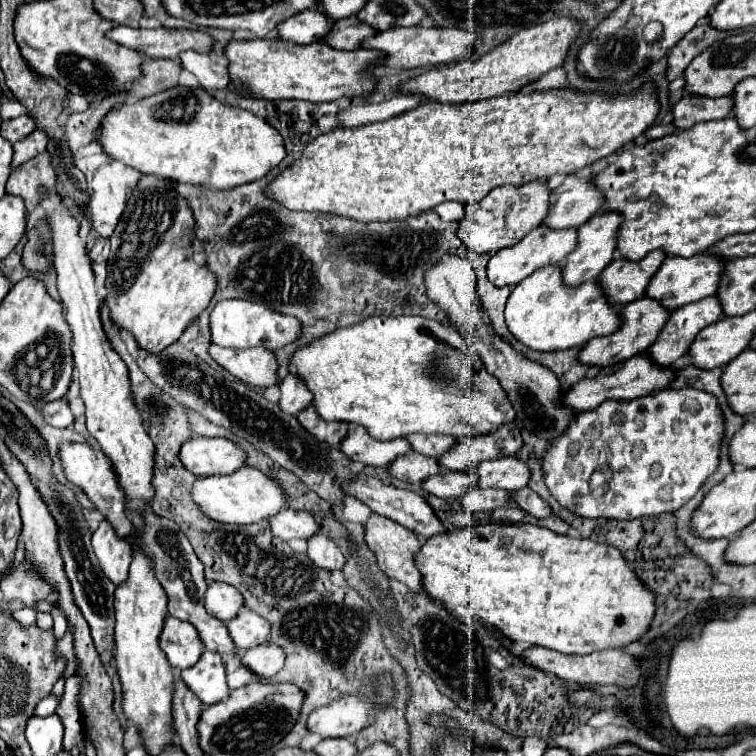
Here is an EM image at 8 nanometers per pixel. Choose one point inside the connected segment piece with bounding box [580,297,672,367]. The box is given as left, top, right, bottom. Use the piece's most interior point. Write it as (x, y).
(642, 320)

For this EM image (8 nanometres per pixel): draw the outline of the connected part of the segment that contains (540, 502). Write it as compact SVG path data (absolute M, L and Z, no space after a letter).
M530 487L514 491L512 495L516 495L516 505L520 509L524 509L526 513L530 513L534 517L550 517L552 515L550 505L538 493L534 493Z

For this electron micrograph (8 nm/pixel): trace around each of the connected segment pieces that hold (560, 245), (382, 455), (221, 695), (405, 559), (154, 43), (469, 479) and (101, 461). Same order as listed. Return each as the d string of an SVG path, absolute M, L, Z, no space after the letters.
M538 225L536 229L526 233L516 245L500 249L498 253L492 255L492 259L488 261L488 279L494 285L516 285L524 277L534 273L538 267L564 263L566 255L572 253L572 249L576 249L576 241L578 241L576 227L570 227L570 229L550 229L548 225Z
M352 425L346 439L342 441L342 453L352 461L372 465L372 467L388 467L400 455L412 451L406 439L396 441L376 441L362 425Z
M204 651L198 663L192 665L190 669L184 669L180 677L206 705L214 705L230 695L226 683L226 667L218 653Z
M376 513L370 515L370 519L366 521L364 525L364 531L366 531L366 543L370 547L370 551L376 555L376 561L378 561L378 567L392 579L398 579L402 581L410 591L418 593L418 595L424 595L430 599L430 595L426 593L426 589L422 587L422 581L420 581L420 571L416 567L416 561L412 555L416 555L420 551L420 545L422 541L408 529L396 525L394 521L388 521L386 517L380 517Z
M116 25L108 39L128 47L138 49L146 57L160 57L160 59L178 59L182 51L194 49L200 53L210 53L214 47L214 39L198 29L132 29Z
M442 471L440 477L430 477L424 481L424 489L442 499L456 499L466 493L466 489L476 487L478 477L472 473L458 473L458 471Z
M64 443L60 449L60 459L66 471L66 477L72 485L80 487L96 505L96 509L116 527L118 535L130 537L134 533L132 523L128 521L126 513L124 513L124 493L118 487L116 481L116 473L112 471L112 463L108 461L108 457L104 457L102 451L92 451L88 445L80 445L80 443Z

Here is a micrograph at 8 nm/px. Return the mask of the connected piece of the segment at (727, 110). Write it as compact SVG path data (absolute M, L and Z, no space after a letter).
M686 93L672 109L674 115L674 125L680 129L688 129L694 123L702 121L714 121L714 119L724 119L730 117L734 109L734 99L728 97L702 97L694 93Z

